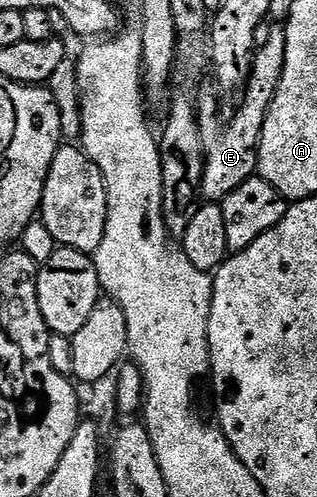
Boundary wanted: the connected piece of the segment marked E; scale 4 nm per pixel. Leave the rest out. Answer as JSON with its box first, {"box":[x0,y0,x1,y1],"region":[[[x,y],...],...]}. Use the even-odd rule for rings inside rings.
{"box":[197,27,285,201],"region":[[[271,27],[267,40],[256,50],[251,61],[251,74],[247,77],[245,90],[242,92],[243,104],[239,112],[232,117],[231,123],[219,123],[215,116],[215,103],[207,99],[197,107],[201,141],[203,142],[203,186],[201,195],[207,201],[221,201],[237,189],[246,179],[256,174],[259,165],[259,142],[261,129],[265,125],[265,117],[273,97],[277,93],[277,85],[281,81],[281,73],[285,65],[285,33],[283,27]]]}

